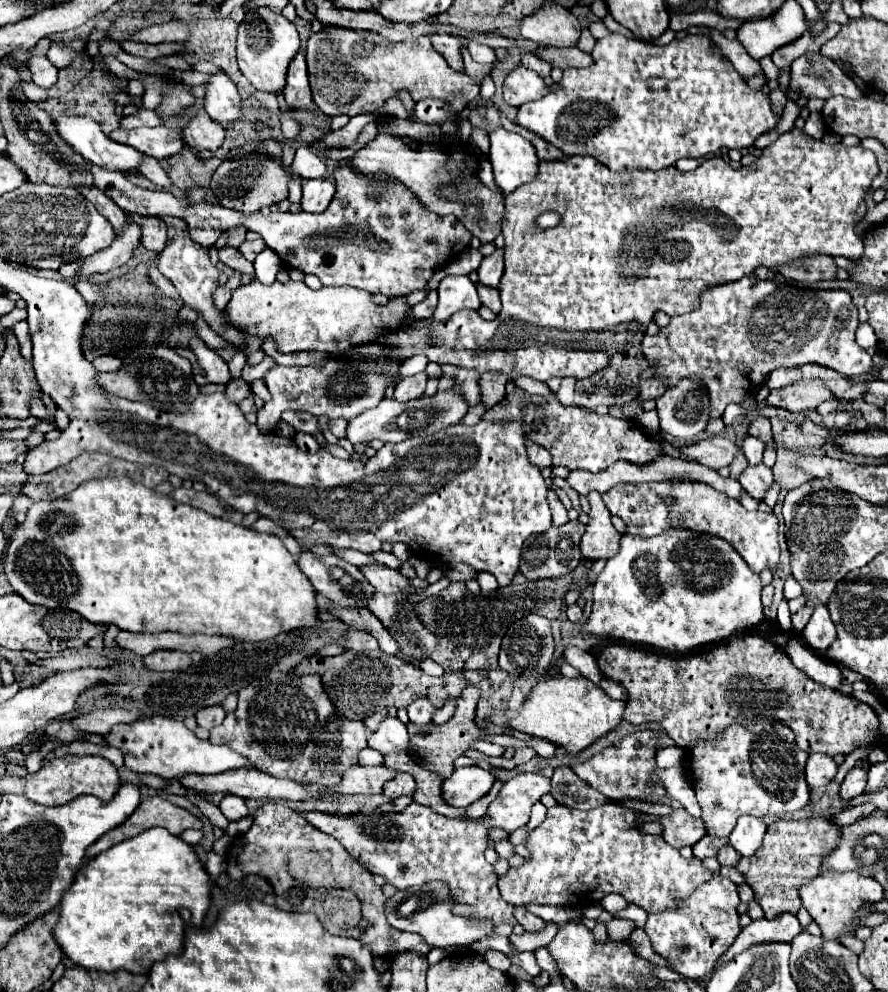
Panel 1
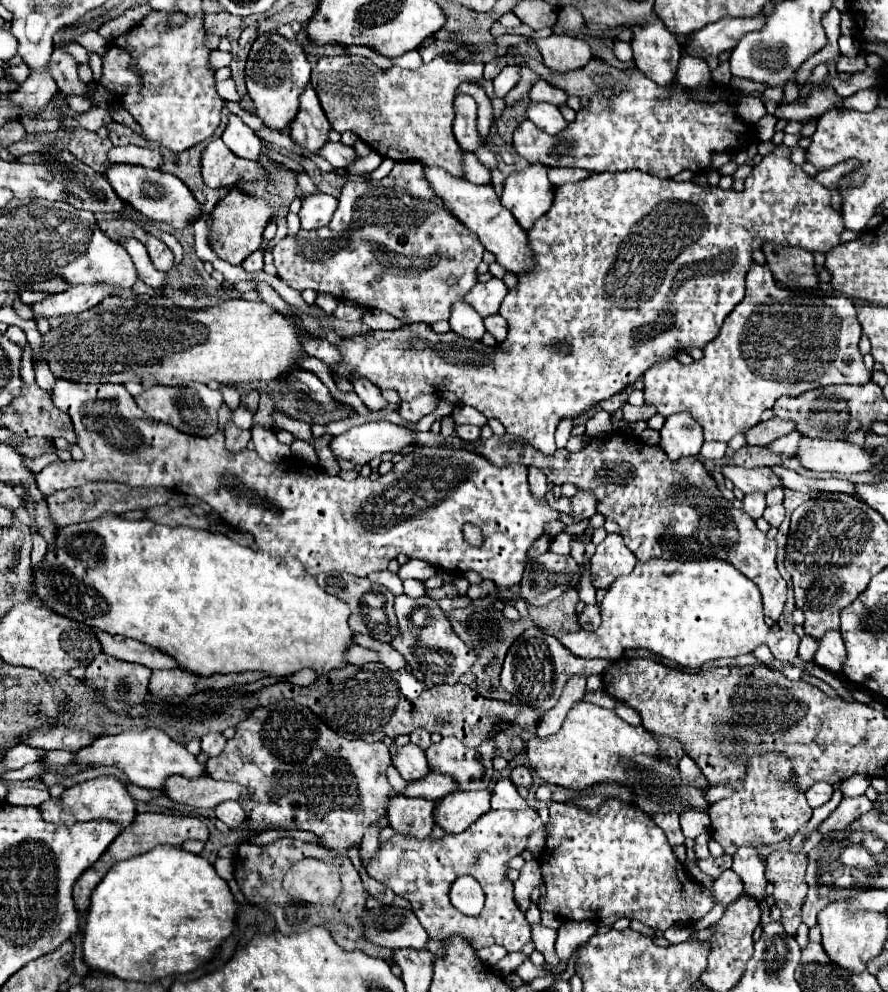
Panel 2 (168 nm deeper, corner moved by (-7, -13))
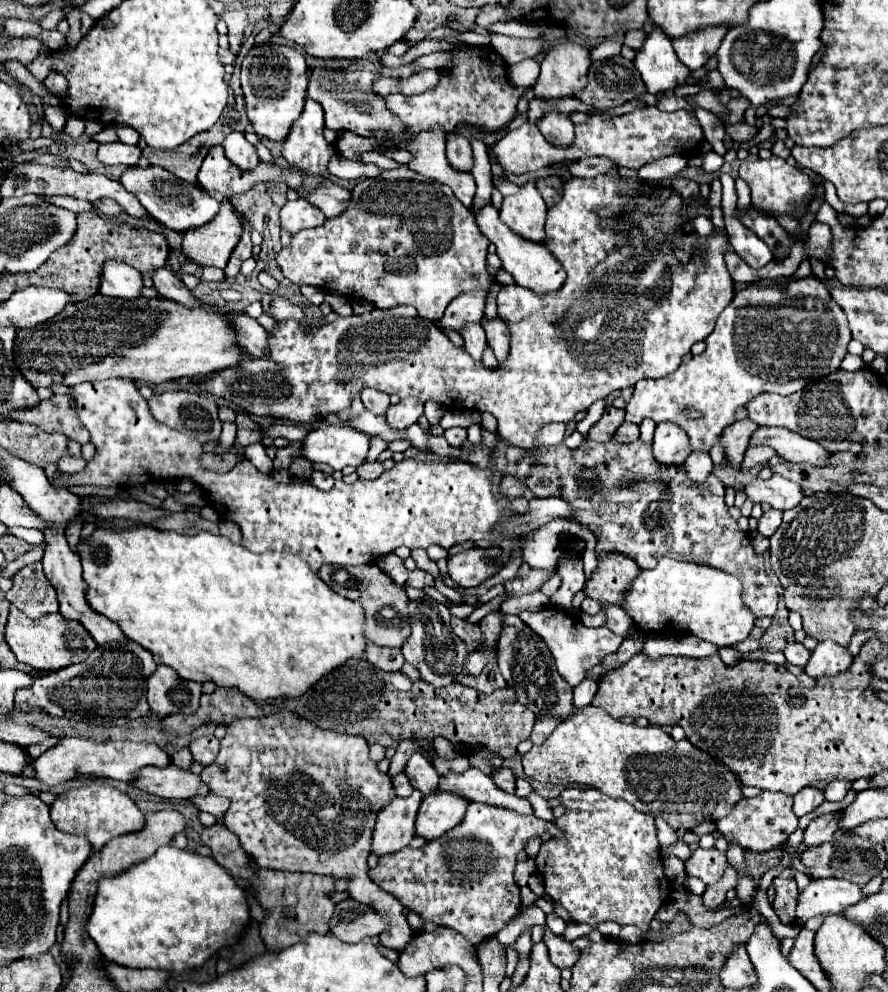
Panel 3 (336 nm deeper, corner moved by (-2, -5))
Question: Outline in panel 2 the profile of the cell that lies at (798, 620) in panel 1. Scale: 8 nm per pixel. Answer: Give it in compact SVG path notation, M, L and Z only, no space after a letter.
M803 636L801 638L801 646L799 646L799 656L805 660L805 662L811 662L813 656L815 656L815 650L817 650L817 640L809 638L809 636Z

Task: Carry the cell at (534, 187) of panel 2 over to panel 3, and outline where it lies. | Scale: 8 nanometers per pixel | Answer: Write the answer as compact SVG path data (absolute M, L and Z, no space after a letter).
M534 182L520 186L516 196L506 196L500 208L500 220L518 236L530 242L544 242L546 224L546 204L536 190Z

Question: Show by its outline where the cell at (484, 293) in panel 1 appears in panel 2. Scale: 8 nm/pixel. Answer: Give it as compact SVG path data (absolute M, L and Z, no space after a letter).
M493 314L485 318L485 328L497 338L497 342L501 342L507 336L507 320L501 314Z

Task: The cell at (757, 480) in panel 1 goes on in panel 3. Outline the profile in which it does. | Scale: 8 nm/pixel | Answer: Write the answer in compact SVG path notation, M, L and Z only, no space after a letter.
M770 510L770 512L764 512L762 518L758 520L758 530L756 532L770 538L778 530L780 524L782 524L782 514L778 514L778 510Z

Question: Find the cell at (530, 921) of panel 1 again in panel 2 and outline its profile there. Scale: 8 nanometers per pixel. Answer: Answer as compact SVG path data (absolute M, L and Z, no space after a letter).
M533 924L531 926L533 932L533 944L535 948L545 956L545 962L553 968L559 964L557 954L555 954L555 940L557 940L557 930L547 928L543 924Z

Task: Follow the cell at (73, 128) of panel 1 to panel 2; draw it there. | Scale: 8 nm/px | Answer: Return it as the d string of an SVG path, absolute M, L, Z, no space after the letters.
M109 164L105 172L117 196L129 202L135 210L139 210L149 220L167 222L167 224L173 224L173 228L181 230L201 214L199 202L191 198L191 192L187 190L187 186L173 174L167 174L159 168L143 168L143 166L131 166L131 164Z

